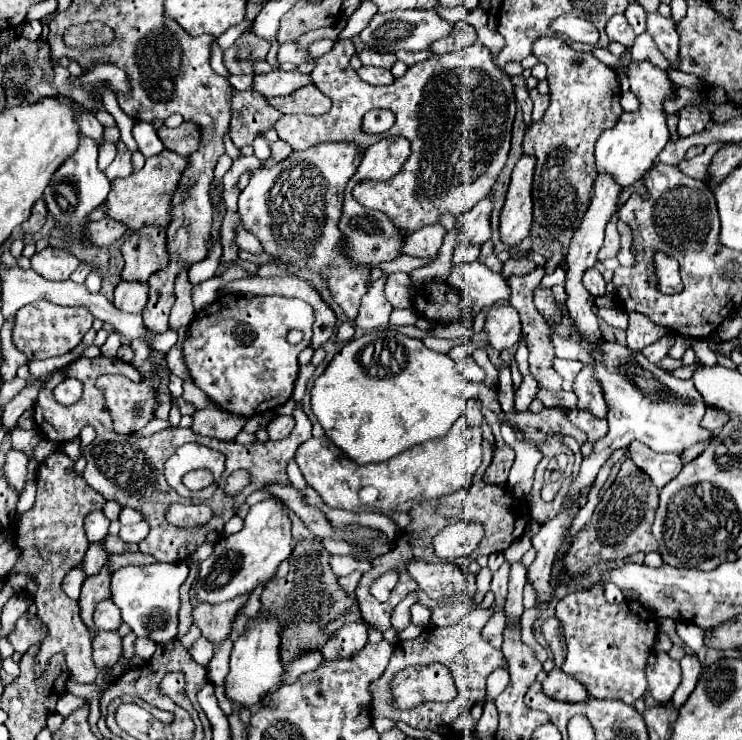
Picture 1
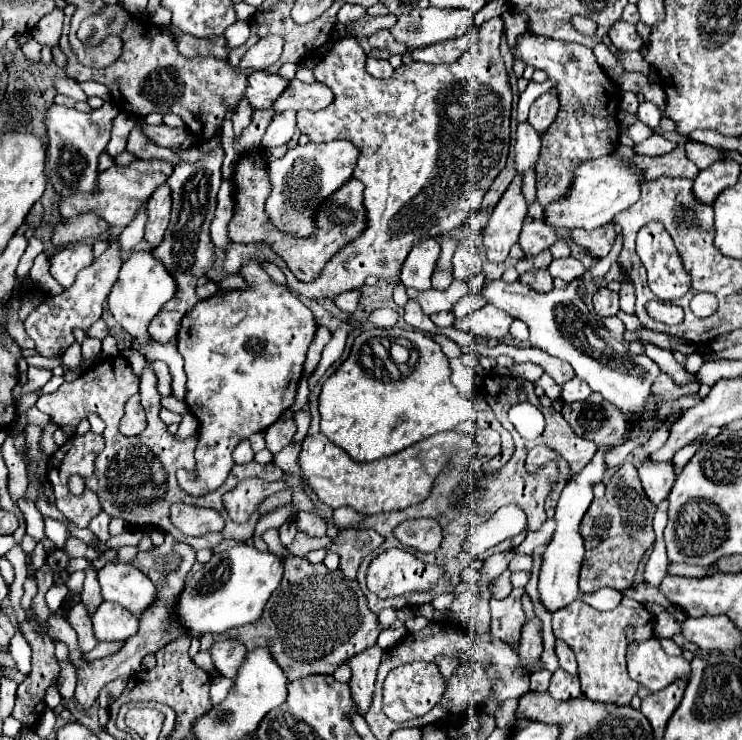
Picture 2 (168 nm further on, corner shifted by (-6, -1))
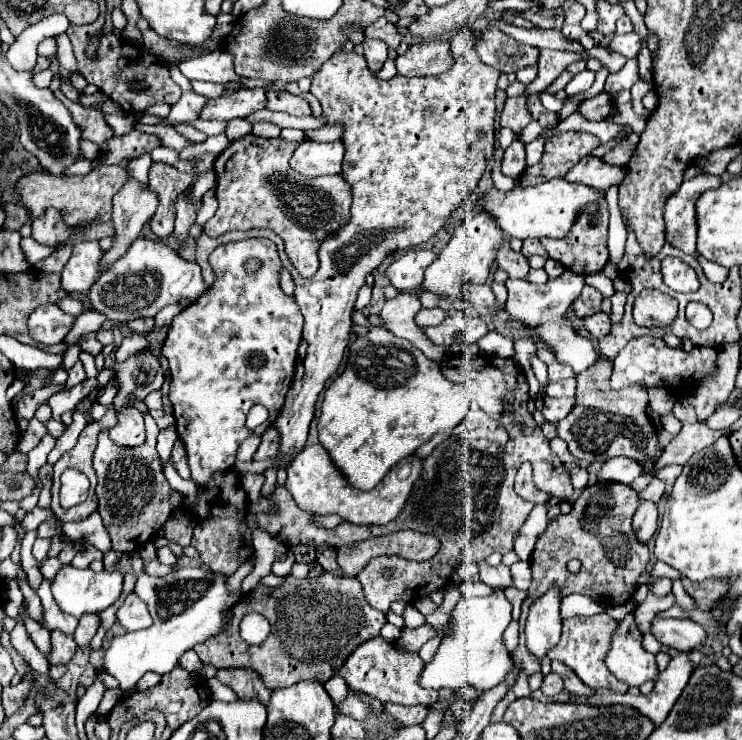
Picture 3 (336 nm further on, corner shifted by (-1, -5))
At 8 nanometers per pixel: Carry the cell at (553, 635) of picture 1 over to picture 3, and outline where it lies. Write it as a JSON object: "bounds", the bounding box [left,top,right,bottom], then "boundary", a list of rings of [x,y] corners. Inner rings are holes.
{"bounds":[552,661,596,697],"boundary":[[[552,661],[552,671],[558,673],[558,675],[564,679],[564,689],[566,689],[572,697],[592,697],[592,695],[596,693],[594,689],[586,687],[586,685],[578,679],[578,675],[576,675],[572,669],[568,669],[564,663]]]}

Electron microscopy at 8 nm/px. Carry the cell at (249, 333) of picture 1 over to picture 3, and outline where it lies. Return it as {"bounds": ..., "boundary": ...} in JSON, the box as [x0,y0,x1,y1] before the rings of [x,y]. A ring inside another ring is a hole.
{"bounds":[162,237,302,487],"boundary":[[[258,237],[218,245],[210,255],[210,265],[214,269],[216,281],[206,289],[204,295],[200,295],[194,303],[182,309],[180,315],[174,317],[162,347],[162,355],[170,363],[172,383],[168,399],[174,407],[176,433],[186,447],[192,481],[198,487],[206,487],[214,473],[232,469],[240,443],[252,433],[246,429],[246,415],[252,405],[264,405],[270,413],[266,423],[256,427],[254,433],[262,435],[274,423],[294,381],[294,367],[298,359],[296,349],[302,341],[300,309],[294,297],[284,295],[280,289],[282,261],[274,241]],[[250,259],[260,261],[260,267],[252,273],[246,271],[246,263]]]}

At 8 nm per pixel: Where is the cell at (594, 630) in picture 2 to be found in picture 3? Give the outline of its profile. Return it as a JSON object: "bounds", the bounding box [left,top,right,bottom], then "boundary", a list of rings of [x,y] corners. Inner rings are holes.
{"bounds":[548,613,628,693],"boundary":[[[598,613],[592,617],[572,617],[562,621],[562,639],[560,643],[550,649],[548,657],[554,661],[562,661],[568,665],[590,689],[612,689],[616,693],[626,693],[628,685],[616,681],[612,673],[608,673],[604,665],[604,653],[608,653],[608,637],[612,637],[612,629],[616,629],[616,621],[606,613]]]}

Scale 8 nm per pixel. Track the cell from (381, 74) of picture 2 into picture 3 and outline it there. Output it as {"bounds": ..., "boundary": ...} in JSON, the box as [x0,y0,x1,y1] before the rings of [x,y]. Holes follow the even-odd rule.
{"bounds":[362,37,388,73],"boundary":[[[364,37],[362,47],[364,47],[364,57],[368,61],[370,71],[376,73],[382,67],[382,63],[388,59],[388,45],[384,41],[380,41],[380,39]]]}

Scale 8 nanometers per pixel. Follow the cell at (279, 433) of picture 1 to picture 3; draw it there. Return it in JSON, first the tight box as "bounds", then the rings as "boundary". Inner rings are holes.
{"bounds":[254,429,280,461],"boundary":[[[266,429],[264,435],[262,435],[262,443],[260,443],[258,451],[254,453],[254,459],[262,461],[262,459],[272,457],[278,451],[278,439],[280,437],[276,437],[276,431],[274,429]]]}

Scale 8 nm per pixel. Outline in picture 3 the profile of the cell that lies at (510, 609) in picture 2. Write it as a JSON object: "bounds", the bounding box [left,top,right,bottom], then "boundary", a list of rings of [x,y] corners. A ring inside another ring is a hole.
{"bounds":[506,587,528,621],"boundary":[[[510,587],[510,589],[506,589],[506,593],[508,593],[508,599],[512,601],[512,617],[514,617],[514,621],[518,621],[520,619],[520,607],[522,607],[522,601],[528,597],[528,593],[526,591],[520,591],[520,589],[514,589],[514,587]]]}

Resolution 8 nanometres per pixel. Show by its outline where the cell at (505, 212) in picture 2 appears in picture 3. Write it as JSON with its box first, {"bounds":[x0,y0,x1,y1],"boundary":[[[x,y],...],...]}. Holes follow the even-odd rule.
{"bounds":[422,213,502,301],"boundary":[[[478,213],[474,219],[456,227],[454,237],[442,249],[438,259],[428,267],[422,289],[438,293],[442,297],[452,297],[456,301],[464,299],[462,289],[466,283],[484,283],[488,279],[490,265],[496,257],[496,249],[500,247],[500,241],[502,241],[502,233],[496,229],[496,225],[492,225],[492,221],[484,217],[484,213]]]}

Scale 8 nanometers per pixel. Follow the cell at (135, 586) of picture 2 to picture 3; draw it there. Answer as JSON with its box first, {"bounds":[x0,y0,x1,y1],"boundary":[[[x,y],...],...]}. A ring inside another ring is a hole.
{"bounds":[52,565,122,617],"boundary":[[[62,565],[62,569],[56,573],[52,581],[52,595],[58,603],[58,607],[72,615],[72,617],[82,617],[84,613],[100,613],[106,607],[110,607],[122,591],[122,575],[120,573],[94,573],[92,569],[76,569],[72,565]]]}

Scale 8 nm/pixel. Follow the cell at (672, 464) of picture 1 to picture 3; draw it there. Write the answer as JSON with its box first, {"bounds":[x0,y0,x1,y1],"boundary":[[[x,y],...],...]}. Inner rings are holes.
{"bounds":[632,501,658,543],"boundary":[[[640,501],[638,511],[634,513],[634,521],[632,521],[632,529],[636,533],[636,539],[640,543],[648,543],[658,527],[658,509],[652,501]]]}

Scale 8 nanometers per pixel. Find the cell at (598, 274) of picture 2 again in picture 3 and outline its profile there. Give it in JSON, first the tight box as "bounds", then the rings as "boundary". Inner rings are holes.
{"bounds":[572,285,602,317],"boundary":[[[586,285],[580,297],[572,303],[572,309],[576,317],[588,317],[592,313],[600,313],[600,303],[602,303],[602,295],[594,287]]]}

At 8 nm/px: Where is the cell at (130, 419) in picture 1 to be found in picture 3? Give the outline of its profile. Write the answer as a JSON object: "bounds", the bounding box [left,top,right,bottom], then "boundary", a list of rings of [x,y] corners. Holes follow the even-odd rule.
{"bounds":[110,407,144,447],"boundary":[[[134,407],[124,409],[118,415],[116,427],[110,429],[110,439],[120,447],[136,447],[144,443],[144,419],[142,413]]]}

